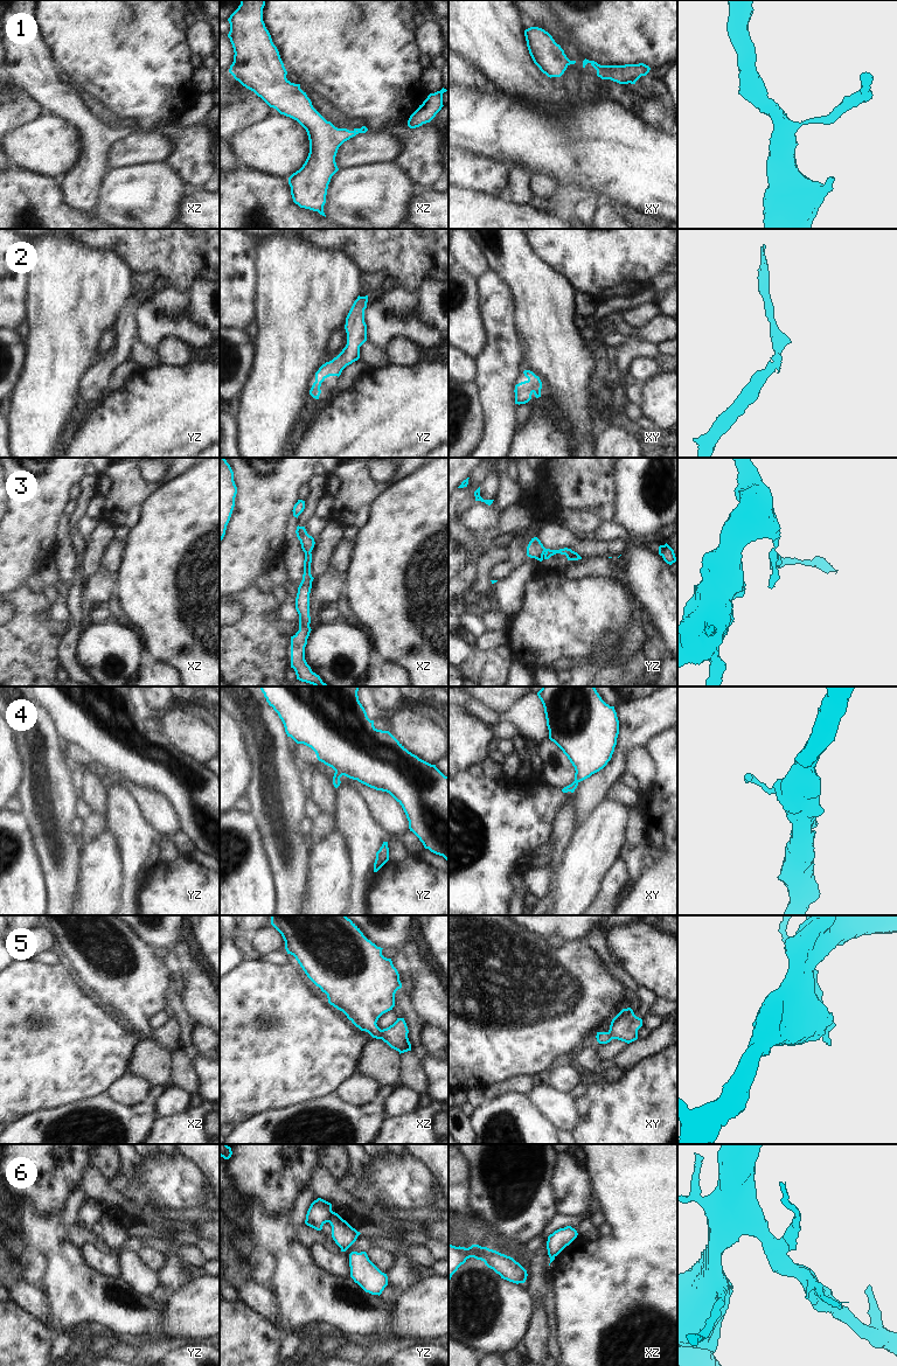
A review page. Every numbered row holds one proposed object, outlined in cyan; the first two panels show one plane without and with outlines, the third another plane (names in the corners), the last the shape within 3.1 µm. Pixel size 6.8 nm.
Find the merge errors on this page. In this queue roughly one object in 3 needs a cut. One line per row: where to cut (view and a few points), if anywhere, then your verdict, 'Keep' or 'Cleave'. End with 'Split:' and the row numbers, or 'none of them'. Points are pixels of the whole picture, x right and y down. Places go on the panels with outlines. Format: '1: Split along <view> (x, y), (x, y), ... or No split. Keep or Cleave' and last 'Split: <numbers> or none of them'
1: No split. Keep
2: No split. Keep
3: No split. Keep
4: No split. Keep
5: Split along xz (382, 1030), (380, 1038). Cleave
6: Split along yz (333, 1212), (328, 1221). Cleave
Split: 5, 6.

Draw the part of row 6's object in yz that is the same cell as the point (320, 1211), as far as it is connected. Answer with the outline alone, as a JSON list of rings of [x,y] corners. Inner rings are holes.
[[[318,1198],[310,1206],[305,1224],[317,1231],[321,1231],[322,1226],[329,1222],[332,1213],[332,1204]]]

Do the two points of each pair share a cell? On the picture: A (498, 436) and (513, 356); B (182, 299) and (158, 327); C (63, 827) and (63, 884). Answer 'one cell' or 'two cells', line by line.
A: one cell
B: one cell
C: one cell

